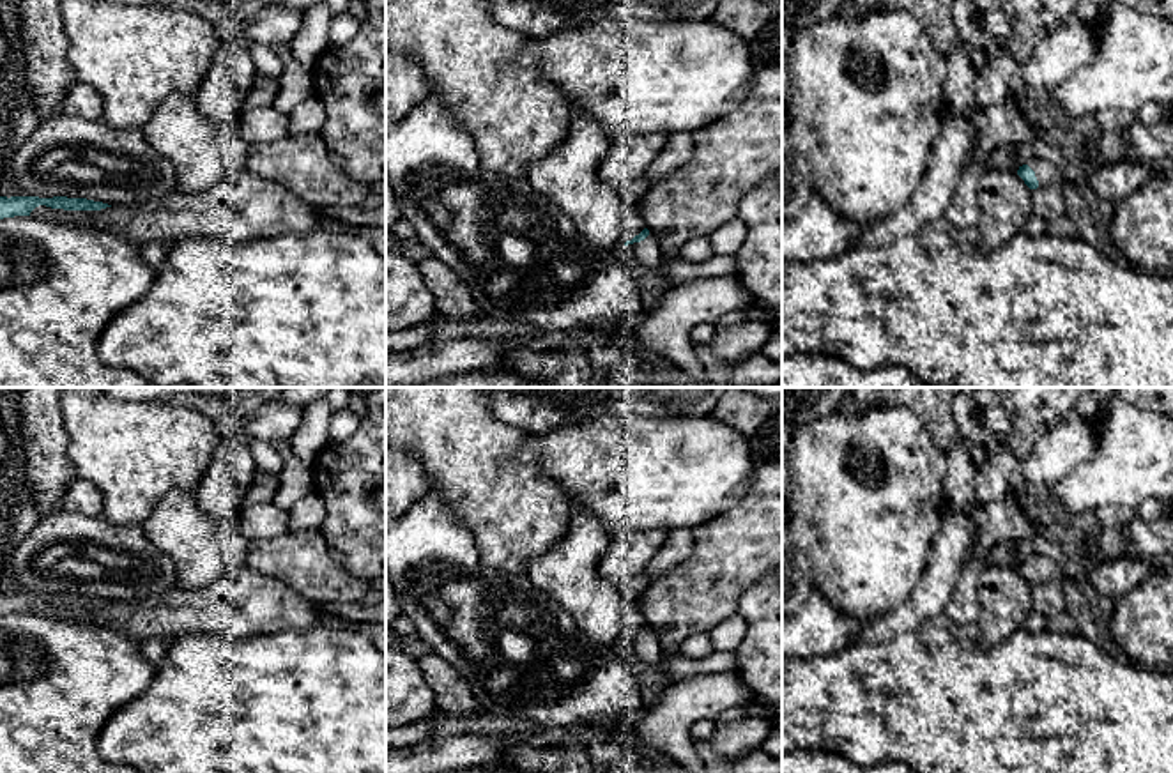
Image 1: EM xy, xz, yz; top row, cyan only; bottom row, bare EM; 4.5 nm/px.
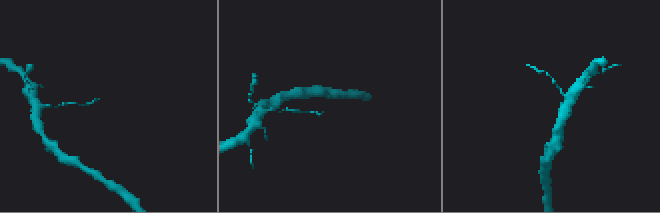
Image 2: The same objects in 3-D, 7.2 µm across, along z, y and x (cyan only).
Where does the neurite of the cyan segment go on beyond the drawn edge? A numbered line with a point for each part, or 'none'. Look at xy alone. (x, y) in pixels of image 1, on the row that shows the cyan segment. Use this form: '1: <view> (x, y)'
none

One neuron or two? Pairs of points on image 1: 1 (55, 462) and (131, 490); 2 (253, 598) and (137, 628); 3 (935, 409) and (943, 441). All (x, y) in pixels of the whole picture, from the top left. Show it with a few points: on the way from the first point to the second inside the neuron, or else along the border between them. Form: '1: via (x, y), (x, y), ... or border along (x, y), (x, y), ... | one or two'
1: border along (62, 427), (69, 443), (68, 460), (76, 476) | two
2: via (225, 607), (165, 616) | one
3: via (936, 416), (943, 434) | one

